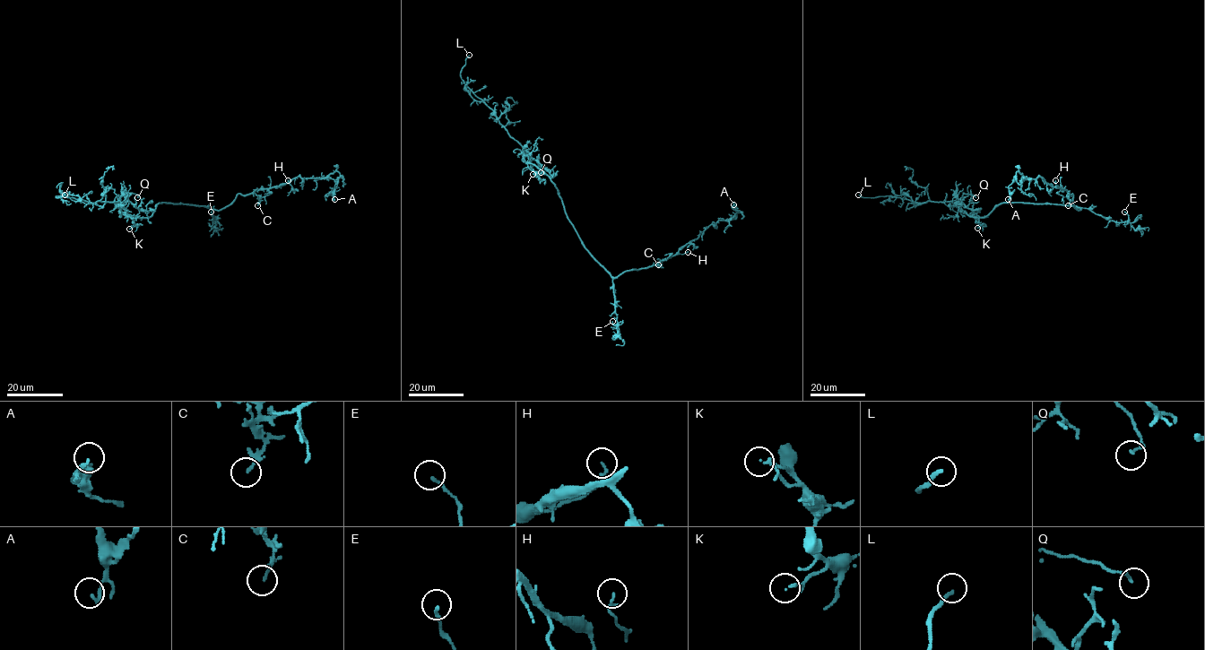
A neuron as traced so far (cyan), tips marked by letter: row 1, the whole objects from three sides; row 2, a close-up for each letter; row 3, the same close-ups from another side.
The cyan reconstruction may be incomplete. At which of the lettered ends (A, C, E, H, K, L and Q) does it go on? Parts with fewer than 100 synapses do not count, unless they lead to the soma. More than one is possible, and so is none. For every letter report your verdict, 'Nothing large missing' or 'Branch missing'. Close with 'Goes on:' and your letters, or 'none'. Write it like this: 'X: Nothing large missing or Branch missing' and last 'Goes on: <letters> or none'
A: Nothing large missing
C: Nothing large missing
E: Nothing large missing
H: Nothing large missing
K: Nothing large missing
L: Branch missing
Q: Nothing large missing
Goes on: L

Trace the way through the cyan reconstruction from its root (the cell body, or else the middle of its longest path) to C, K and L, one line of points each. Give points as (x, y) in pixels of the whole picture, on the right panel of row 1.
C: (1041, 203), (1074, 205), (1080, 209), (1074, 206), (1073, 195), (1070, 194), (1068, 205)
K: (1041, 203), (1002, 203), (985, 216), (975, 218), (980, 224), (977, 228)
L: (1041, 203), (1002, 203), (985, 216), (974, 218), (951, 202), (915, 203), (900, 197), (862, 197), (858, 194)

